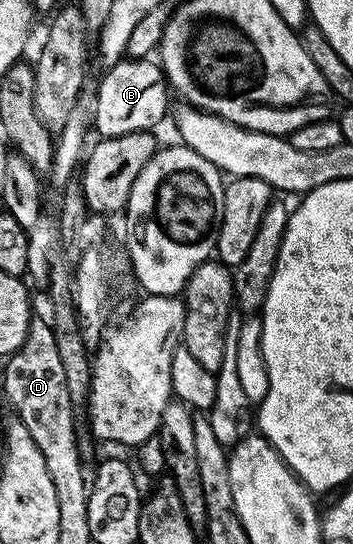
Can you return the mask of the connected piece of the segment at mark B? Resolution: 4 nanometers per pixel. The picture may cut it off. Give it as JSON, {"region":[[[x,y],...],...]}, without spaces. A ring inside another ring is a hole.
{"region":[[[123,58],[117,62],[112,68],[107,69],[103,73],[104,77],[99,77],[98,83],[99,88],[97,90],[97,110],[94,119],[94,128],[100,131],[99,135],[101,137],[105,136],[121,136],[122,134],[130,134],[131,132],[147,132],[149,130],[155,129],[155,124],[159,122],[160,119],[163,118],[164,115],[169,115],[170,112],[170,104],[168,108],[168,96],[170,97],[170,89],[168,86],[167,80],[164,78],[164,69],[160,67],[159,63],[153,62],[151,59],[131,59],[131,58]]]}

